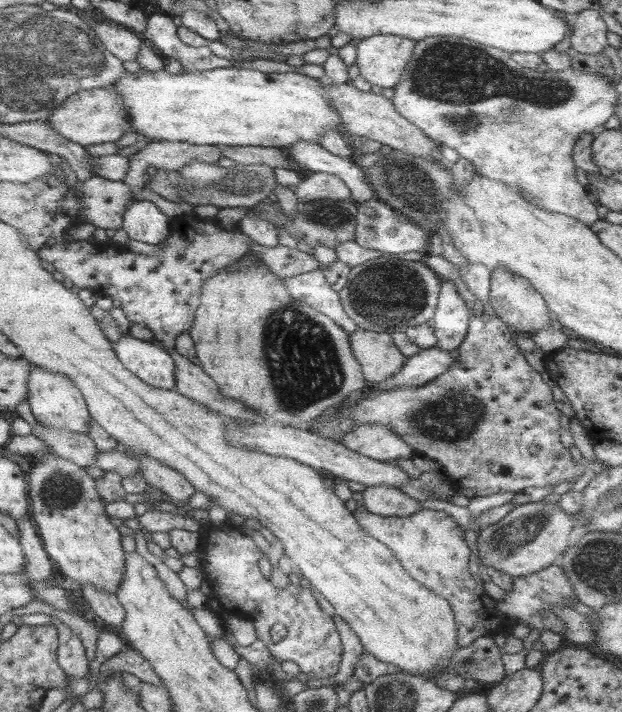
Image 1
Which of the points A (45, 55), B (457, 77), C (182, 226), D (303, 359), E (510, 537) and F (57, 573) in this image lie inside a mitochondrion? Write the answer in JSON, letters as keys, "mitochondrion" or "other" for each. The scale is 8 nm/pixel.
{"A":"mitochondrion","B":"mitochondrion","C":"other","D":"mitochondrion","E":"mitochondrion","F":"other"}

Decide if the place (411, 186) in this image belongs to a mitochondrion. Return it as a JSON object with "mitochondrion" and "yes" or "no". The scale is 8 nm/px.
{"mitochondrion":"yes"}

